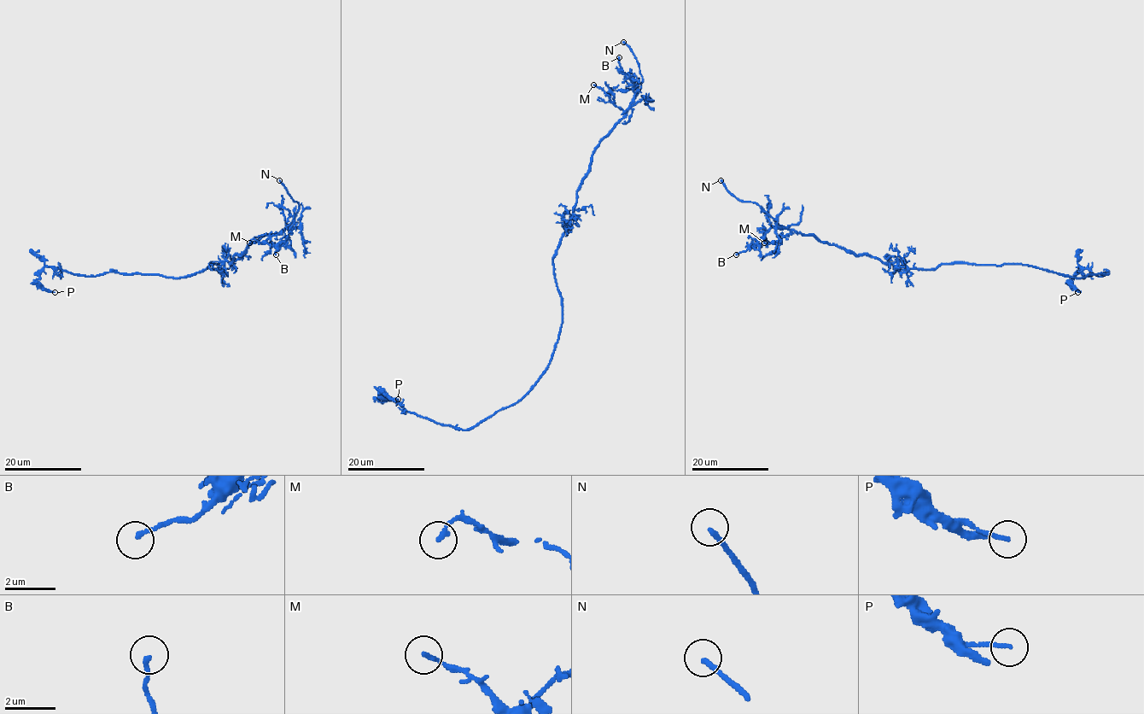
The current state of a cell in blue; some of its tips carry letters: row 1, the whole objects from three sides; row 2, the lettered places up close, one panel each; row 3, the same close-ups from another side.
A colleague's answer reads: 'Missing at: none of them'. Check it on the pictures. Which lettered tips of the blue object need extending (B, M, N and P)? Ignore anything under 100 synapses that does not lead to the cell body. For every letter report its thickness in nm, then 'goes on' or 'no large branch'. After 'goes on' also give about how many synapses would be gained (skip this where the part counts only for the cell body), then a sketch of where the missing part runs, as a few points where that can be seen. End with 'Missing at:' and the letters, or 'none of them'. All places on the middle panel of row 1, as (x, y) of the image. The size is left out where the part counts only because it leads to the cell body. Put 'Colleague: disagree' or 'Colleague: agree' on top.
Colleague: disagree
B: calibre 180 nm; no large branch
M: calibre 150 nm; no large branch
N: calibre 200 nm; goes on; course (623, 42), (609, 40), (584, 30), (563, 29), (561, 32), (556, 24)
P: calibre 160 nm; no large branch
Missing at: N

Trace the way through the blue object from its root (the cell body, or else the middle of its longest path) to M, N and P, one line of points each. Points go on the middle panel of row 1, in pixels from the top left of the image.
M: (561, 292), (554, 272), (555, 250), (572, 216), (576, 192), (587, 172), (592, 152), (624, 115), (593, 84)
N: (561, 292), (553, 257), (572, 216), (576, 192), (592, 152), (623, 117), (642, 82), (639, 63), (623, 42)
P: (561, 292), (561, 331), (550, 363), (516, 402), (469, 429), (459, 430), (407, 412), (381, 393), (398, 399)

